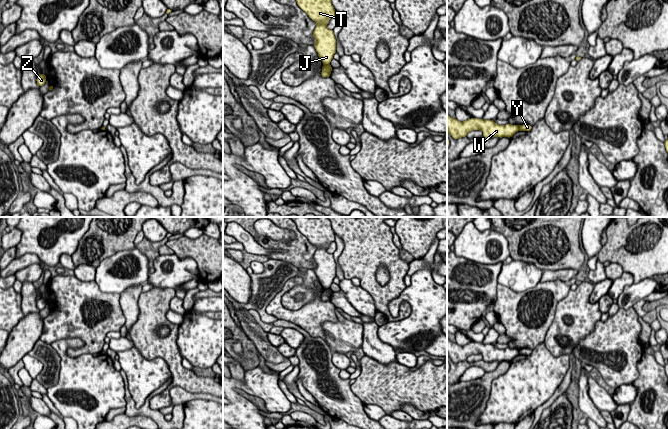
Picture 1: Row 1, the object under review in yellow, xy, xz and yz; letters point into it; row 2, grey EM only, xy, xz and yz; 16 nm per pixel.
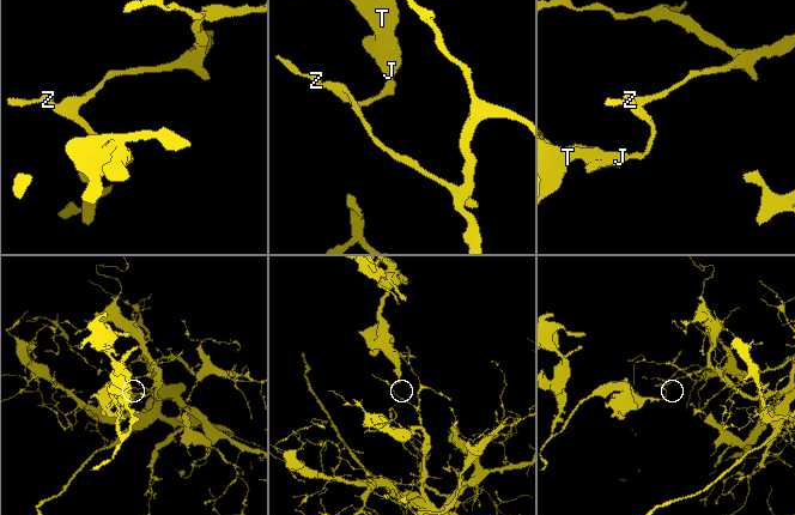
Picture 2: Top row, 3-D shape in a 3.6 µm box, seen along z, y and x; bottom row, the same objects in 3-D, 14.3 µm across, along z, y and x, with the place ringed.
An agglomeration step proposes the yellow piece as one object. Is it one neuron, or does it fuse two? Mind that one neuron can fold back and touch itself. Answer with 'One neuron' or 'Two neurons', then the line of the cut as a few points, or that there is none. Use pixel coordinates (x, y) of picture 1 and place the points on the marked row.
Two neurons. Split along xz (324, 64), (329, 65)

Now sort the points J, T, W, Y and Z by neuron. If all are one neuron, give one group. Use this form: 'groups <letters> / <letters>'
groups J T W / Y Z

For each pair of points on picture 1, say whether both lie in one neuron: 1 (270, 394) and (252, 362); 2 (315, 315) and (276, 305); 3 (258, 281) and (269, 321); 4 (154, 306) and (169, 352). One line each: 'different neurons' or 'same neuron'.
1: different neurons
2: same neuron
3: same neuron
4: same neuron

